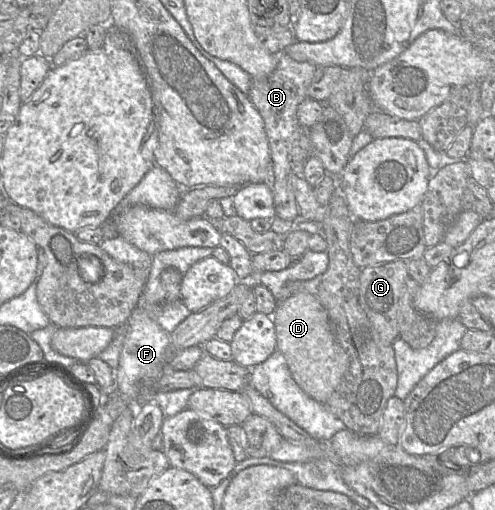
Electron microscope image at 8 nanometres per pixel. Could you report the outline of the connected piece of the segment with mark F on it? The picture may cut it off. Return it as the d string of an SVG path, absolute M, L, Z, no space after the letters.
M182 247L162 251L152 257L152 266L142 291L140 305L134 309L125 327L125 341L119 359L119 366L115 370L116 389L128 399L131 405L154 402L160 406L164 417L172 417L188 407L189 398L195 389L185 388L152 393L152 385L166 371L193 369L206 352L203 346L191 346L181 350L173 357L168 357L170 333L160 327L154 319L154 312L156 308L165 303L165 291L161 283L162 271L174 267L184 275L194 263L212 256L212 250L213 248L209 247Z

